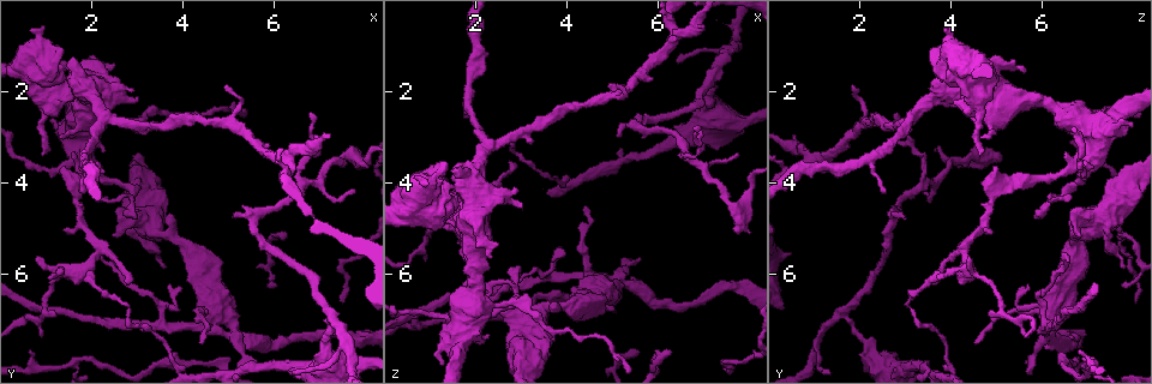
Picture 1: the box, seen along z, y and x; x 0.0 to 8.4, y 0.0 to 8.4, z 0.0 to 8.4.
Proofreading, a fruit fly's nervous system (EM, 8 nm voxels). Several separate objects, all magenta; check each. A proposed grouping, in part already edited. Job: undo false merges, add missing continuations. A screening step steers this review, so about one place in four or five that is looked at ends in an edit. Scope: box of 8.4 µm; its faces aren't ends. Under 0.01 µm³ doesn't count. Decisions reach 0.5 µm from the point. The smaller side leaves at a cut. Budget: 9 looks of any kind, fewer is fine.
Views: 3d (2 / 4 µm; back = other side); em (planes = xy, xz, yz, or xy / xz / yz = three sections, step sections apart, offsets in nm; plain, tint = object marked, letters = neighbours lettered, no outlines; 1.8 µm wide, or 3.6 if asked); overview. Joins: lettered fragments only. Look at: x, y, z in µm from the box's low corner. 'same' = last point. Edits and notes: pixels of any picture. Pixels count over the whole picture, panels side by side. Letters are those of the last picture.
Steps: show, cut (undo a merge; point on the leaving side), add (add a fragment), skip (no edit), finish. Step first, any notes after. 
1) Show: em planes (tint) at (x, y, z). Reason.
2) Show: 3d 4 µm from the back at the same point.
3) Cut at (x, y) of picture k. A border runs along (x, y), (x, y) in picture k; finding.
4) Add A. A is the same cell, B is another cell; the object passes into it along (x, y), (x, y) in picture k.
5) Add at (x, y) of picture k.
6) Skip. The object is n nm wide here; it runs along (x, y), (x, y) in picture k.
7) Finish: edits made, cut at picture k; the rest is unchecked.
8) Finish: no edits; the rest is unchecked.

Show: 3d 4 µm at (1.00, 1.55, 4.15). Closes a loop.

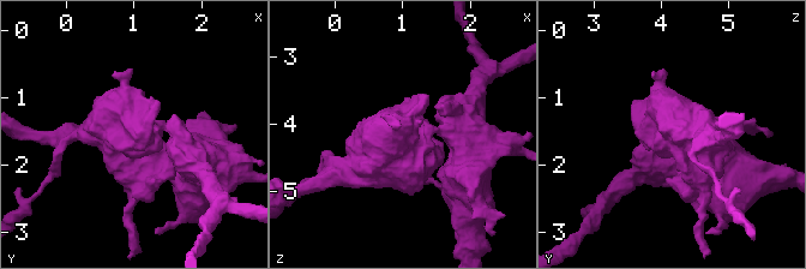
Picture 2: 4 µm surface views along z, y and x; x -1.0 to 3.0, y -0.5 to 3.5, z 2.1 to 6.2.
Show: em 3.6 µm planes (plain) at (1.00, 1.60, 4.20). Shape alone is not enough.

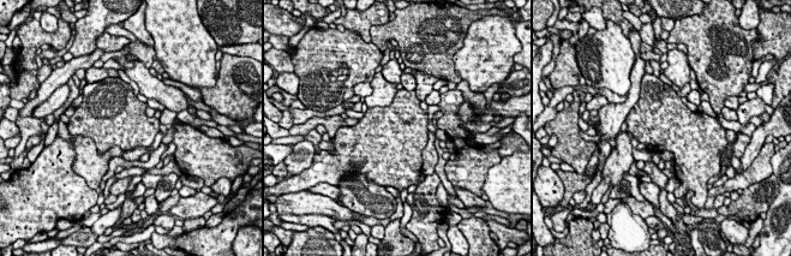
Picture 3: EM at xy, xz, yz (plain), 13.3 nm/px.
Show: em 3.6 µm planes (letters) at the same point.

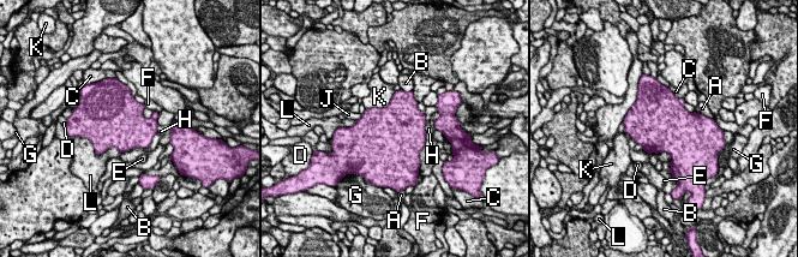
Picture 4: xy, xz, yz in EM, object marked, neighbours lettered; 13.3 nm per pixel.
Cut at (139, 131) of picture 4. The object is 700 nm wide here; A, B, C, D, E, F, G, H, J, K and L are other cells; two neurons meet here.

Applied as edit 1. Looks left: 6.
Show: 3d 2 µm at (5.15, 7.40, 6.10). Sudden change in width.

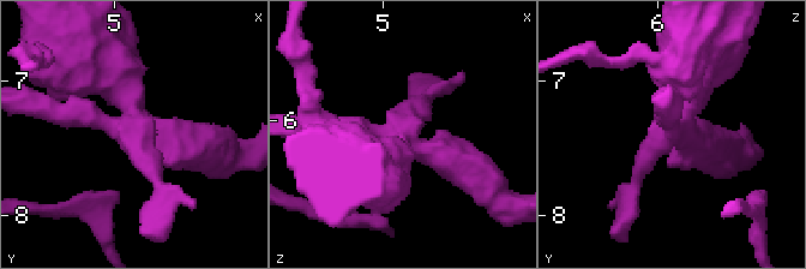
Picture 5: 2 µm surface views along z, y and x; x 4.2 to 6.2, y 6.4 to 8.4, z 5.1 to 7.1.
Show: em planes (tint) at (5.16, 7.36, 6.06).

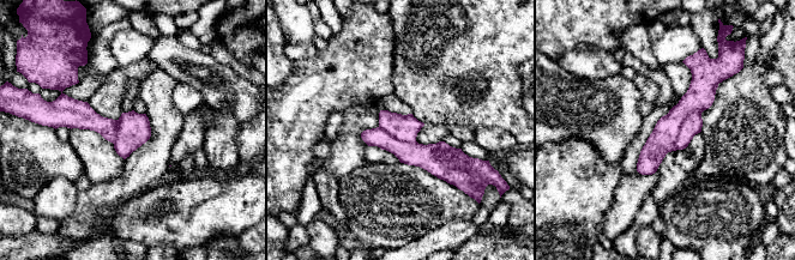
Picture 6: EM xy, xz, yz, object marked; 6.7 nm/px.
Show: em planes (letters) at the same point.

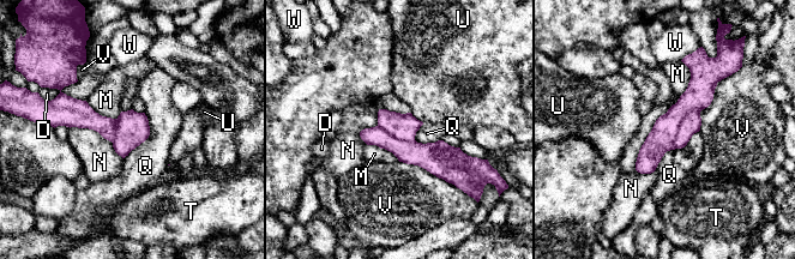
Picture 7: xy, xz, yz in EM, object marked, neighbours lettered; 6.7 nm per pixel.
Cut at (691, 122) of picture 7. D, M, N, Q, T, U, V and W are other cells; the part that leaves runs along (363, 133), (408, 152), (464, 160) in picture 7; two neurons meet here.

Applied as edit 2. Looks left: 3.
Show: 3d 4 µm at (7.25, 6.85, 1.65). Thin neck.

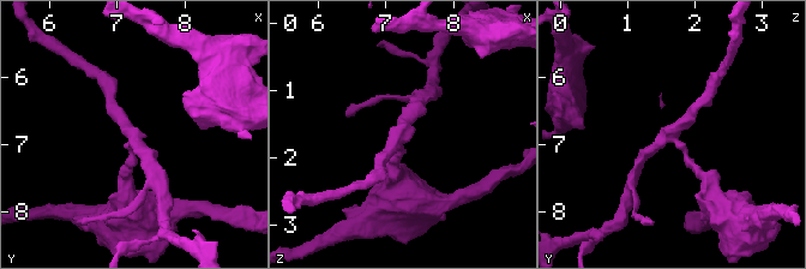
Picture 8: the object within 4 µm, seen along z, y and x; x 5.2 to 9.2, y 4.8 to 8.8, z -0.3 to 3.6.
Show: em planes (letters) at (7.20, 6.90, 1.65). 3 arms meet here; the arms are 180, 180, 240 nm wide; shape alone is not enough.

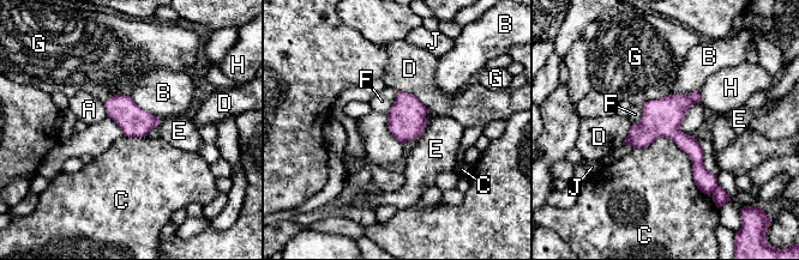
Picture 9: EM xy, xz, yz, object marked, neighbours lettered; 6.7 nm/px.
Cut at (706, 181) of picture 9. A, B, C, D, E, F, G, H and J are other cells; the part that leaves runs along (648, 104), (695, 152), (703, 187) in picture 9; a second neuron is stuck on.

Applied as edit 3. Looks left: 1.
Finish: edits made, cut at picture 4, cut at picture 7, cut at picture 9; the rest is unchecked.

